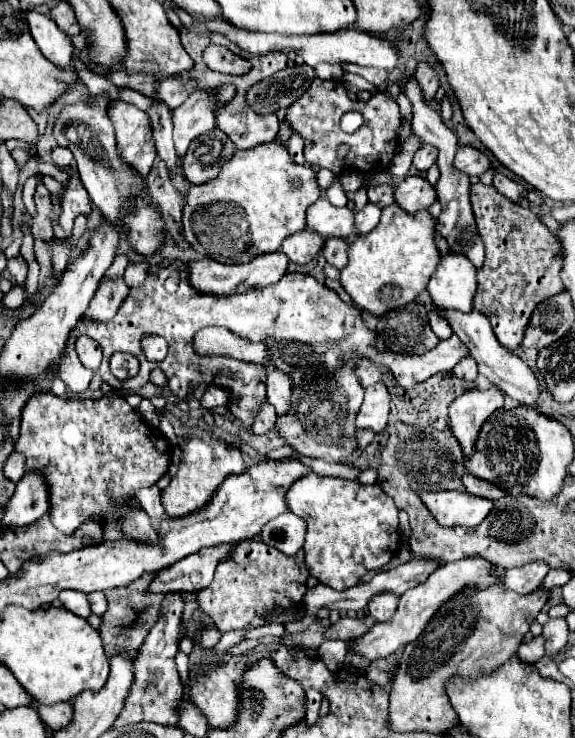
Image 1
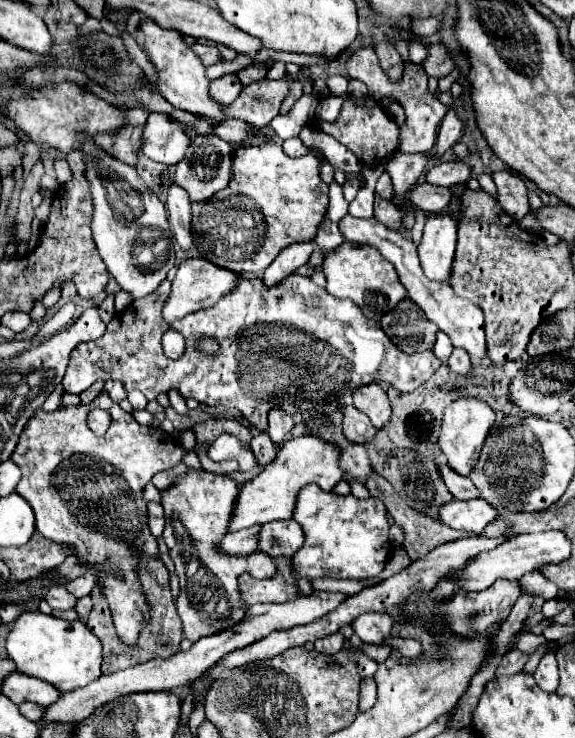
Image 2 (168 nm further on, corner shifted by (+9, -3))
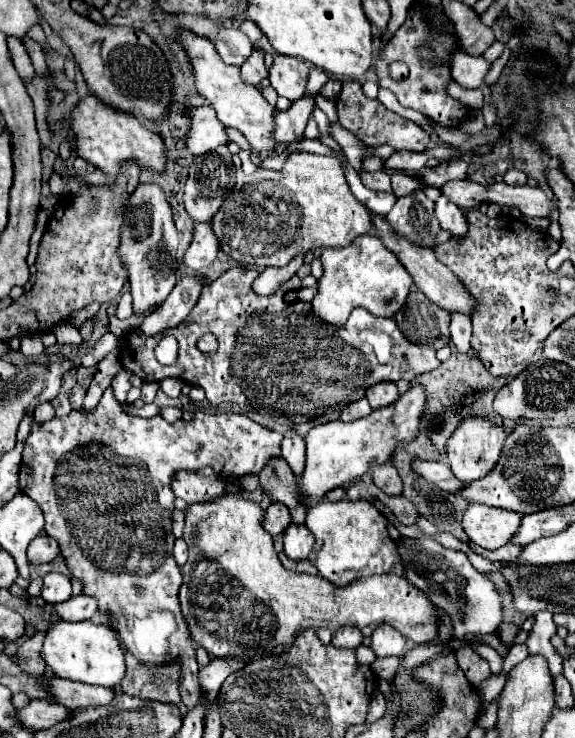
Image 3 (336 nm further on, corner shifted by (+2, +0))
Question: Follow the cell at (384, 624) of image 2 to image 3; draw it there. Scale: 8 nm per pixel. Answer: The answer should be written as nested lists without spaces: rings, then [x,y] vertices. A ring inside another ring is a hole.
[[[380,626],[372,632],[370,636],[372,644],[370,648],[374,650],[374,654],[378,658],[384,656],[402,656],[406,650],[406,638],[400,636],[400,632],[394,632],[394,628],[390,626]]]

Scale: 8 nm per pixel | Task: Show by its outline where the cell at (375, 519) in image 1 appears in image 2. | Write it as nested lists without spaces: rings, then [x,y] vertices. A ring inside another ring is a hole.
[[[307,485],[297,493],[293,519],[305,531],[305,543],[293,555],[293,567],[299,577],[367,579],[383,571],[391,543],[387,509],[379,499],[357,499],[353,495],[327,493],[317,485]]]

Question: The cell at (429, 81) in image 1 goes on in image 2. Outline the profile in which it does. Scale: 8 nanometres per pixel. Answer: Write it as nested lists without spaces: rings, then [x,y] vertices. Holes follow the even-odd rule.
[[[433,45],[433,49],[429,51],[429,59],[421,63],[421,67],[425,67],[425,73],[433,79],[441,79],[445,77],[451,69],[453,69],[453,59],[447,55],[447,51],[437,51],[437,49],[443,49],[441,45]]]

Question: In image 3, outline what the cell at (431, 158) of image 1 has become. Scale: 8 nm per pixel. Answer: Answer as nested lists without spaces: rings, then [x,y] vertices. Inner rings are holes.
[[[414,192],[398,198],[394,208],[386,214],[388,224],[396,234],[412,240],[420,248],[436,248],[440,224],[434,216],[434,202],[424,192]]]

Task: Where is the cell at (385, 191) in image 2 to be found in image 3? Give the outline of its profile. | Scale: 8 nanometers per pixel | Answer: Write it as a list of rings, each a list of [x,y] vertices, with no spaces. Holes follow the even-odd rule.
[[[394,174],[392,176],[392,190],[396,196],[406,196],[406,194],[412,194],[414,190],[422,190],[422,184],[406,174]]]

